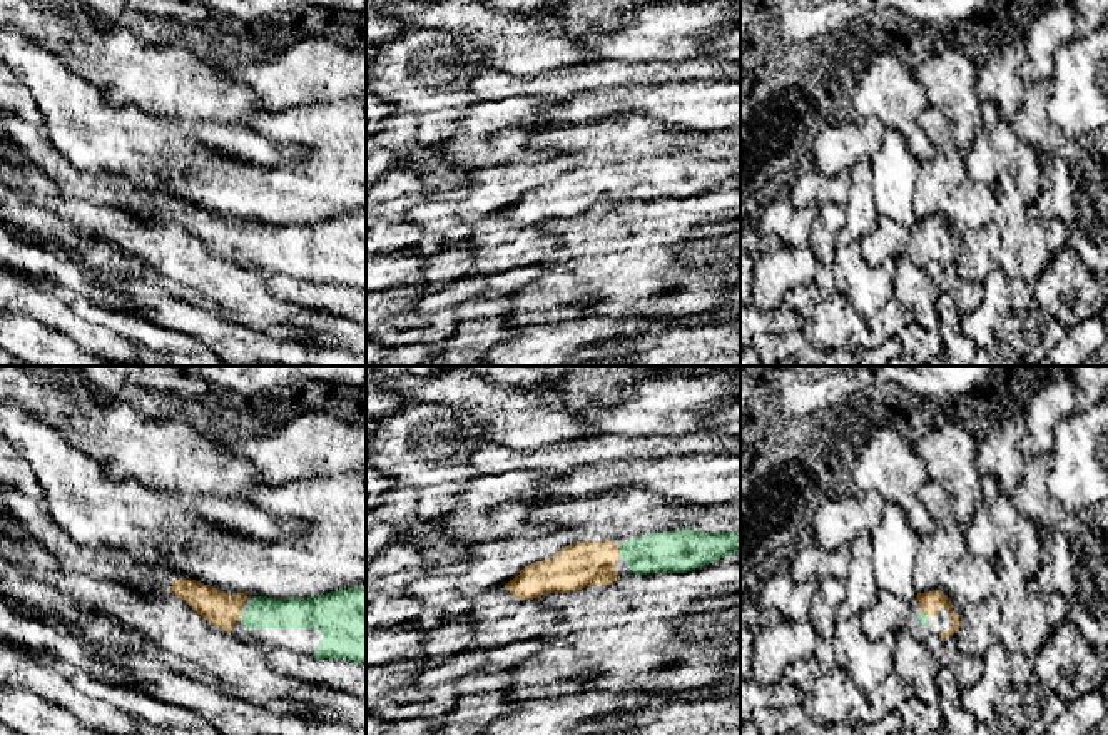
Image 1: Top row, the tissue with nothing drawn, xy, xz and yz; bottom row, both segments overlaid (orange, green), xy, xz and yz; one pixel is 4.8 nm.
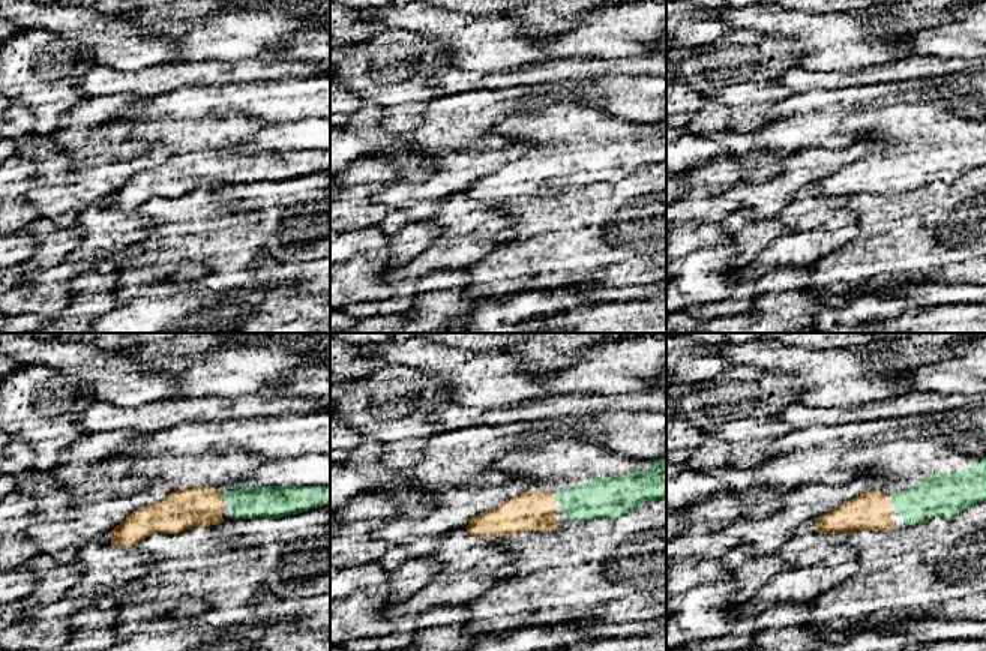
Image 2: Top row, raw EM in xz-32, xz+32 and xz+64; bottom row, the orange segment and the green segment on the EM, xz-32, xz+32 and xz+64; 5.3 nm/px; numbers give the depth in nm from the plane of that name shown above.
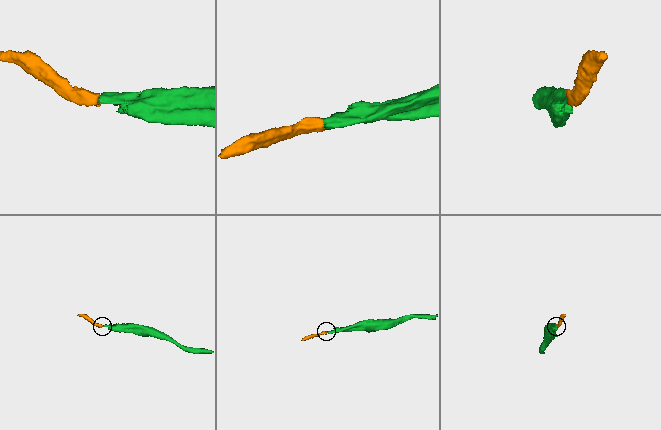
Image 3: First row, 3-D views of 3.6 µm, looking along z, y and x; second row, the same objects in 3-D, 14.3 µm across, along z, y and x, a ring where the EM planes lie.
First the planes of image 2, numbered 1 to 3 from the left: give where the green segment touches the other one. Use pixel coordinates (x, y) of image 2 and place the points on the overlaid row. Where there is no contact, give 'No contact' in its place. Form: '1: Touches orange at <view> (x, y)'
1: Touches orange at xz-32 (222, 501)
2: Touches orange at xz+32 (554, 498)
3: No contact

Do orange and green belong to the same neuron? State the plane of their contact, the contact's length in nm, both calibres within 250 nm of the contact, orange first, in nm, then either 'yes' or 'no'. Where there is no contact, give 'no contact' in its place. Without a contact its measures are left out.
meets orange in xz; contact 60 nm long; 220 nm thick on the orange side, 200 nm on the other; yes

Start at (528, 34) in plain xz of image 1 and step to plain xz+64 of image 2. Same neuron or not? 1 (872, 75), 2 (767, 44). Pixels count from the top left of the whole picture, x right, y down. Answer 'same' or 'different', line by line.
1: different
2: different

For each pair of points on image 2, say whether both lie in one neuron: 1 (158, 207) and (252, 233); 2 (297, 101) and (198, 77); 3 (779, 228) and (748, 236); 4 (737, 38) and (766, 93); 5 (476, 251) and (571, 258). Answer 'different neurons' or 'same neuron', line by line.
1: same neuron
2: different neurons
3: same neuron
4: same neuron
5: different neurons

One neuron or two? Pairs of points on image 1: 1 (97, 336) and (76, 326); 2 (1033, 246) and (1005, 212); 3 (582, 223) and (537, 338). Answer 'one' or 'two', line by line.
1: one
2: one
3: two

